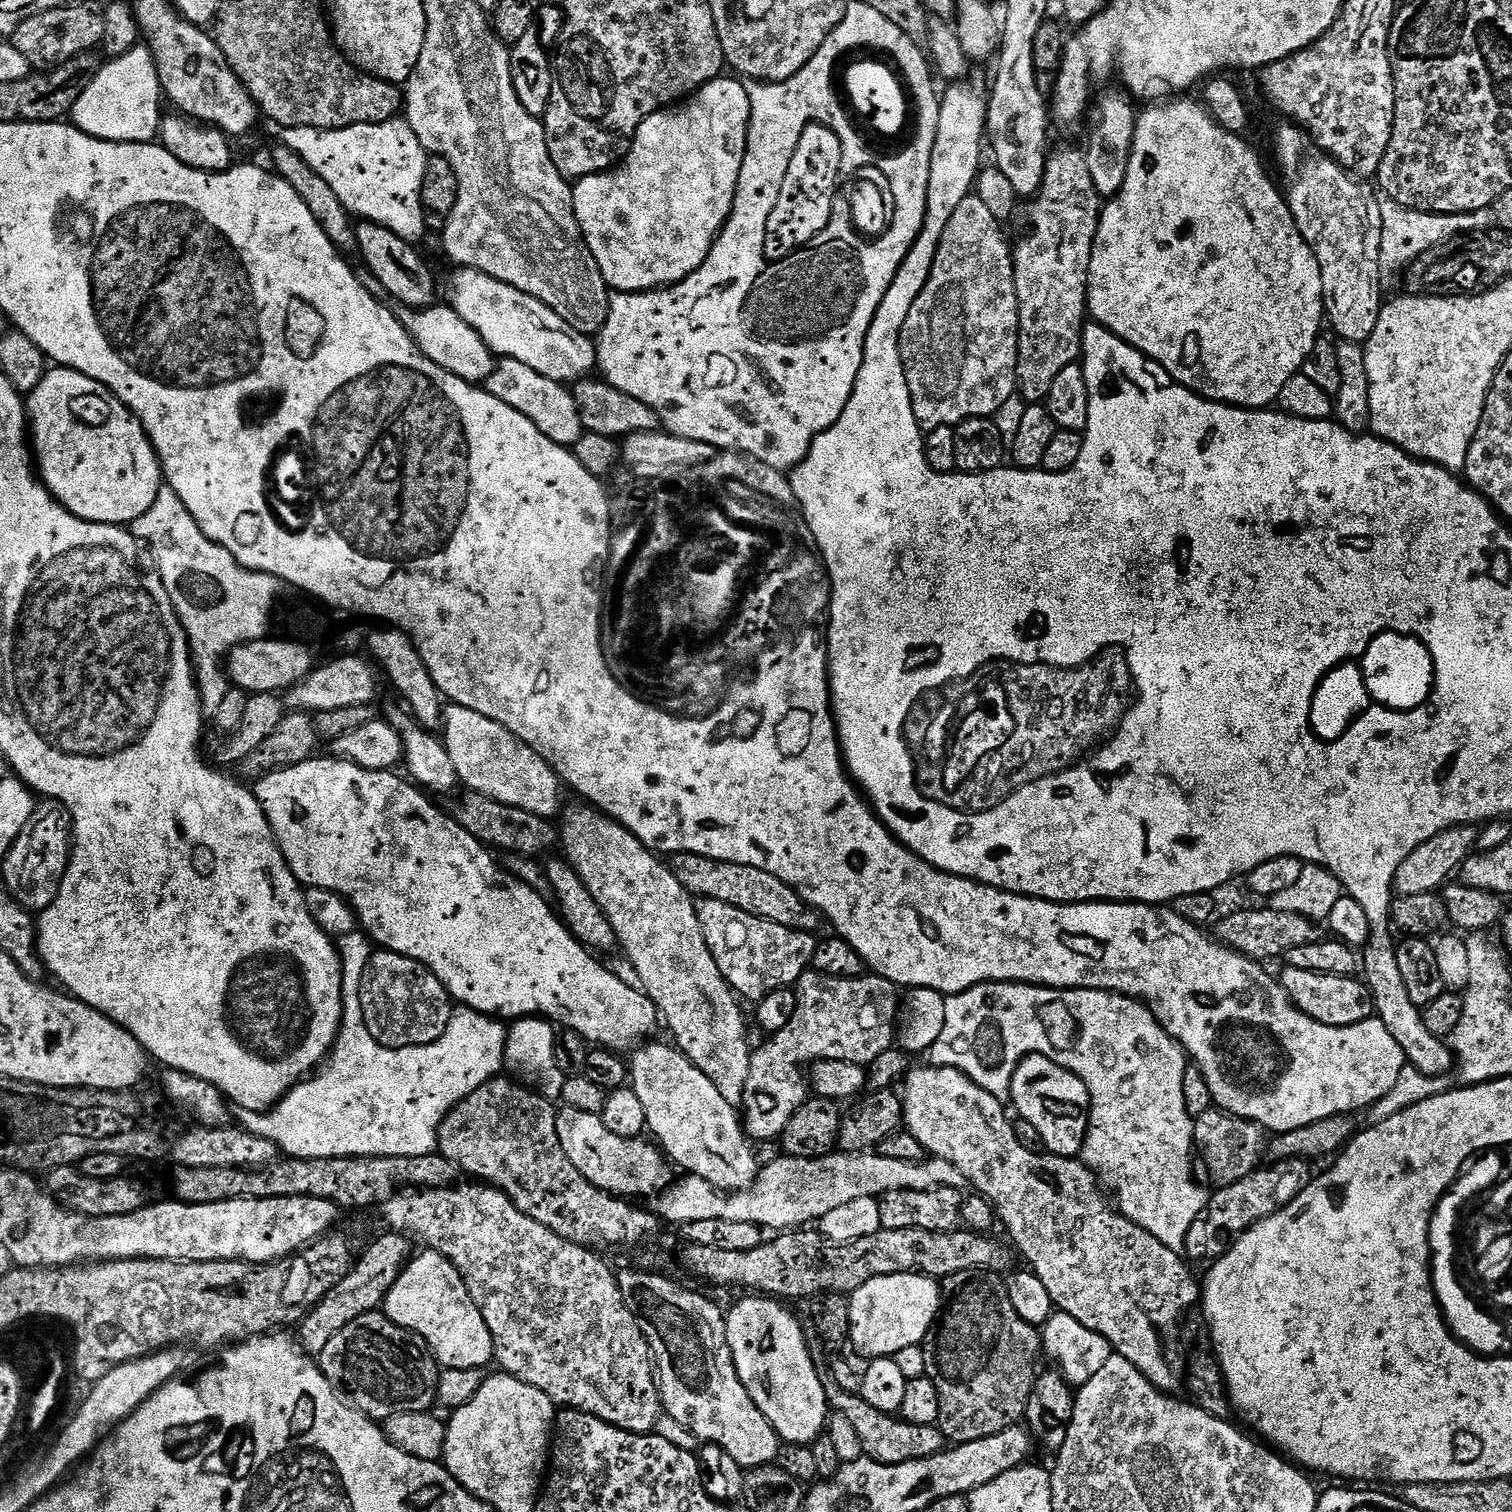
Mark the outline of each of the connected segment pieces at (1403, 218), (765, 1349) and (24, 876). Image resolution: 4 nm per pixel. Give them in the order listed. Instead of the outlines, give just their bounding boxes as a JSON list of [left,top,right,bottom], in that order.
[[1380,196,1496,269],[726,1294,830,1446],[2,802,72,914]]

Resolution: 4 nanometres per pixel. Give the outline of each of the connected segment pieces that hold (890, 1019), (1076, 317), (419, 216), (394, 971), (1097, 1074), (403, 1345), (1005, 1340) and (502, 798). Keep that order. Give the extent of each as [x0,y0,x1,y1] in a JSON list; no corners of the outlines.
[[742,974,902,1141],[1012,148,1102,402],[282,119,429,242],[360,950,454,1048],[926,984,1210,1253],[318,1310,442,1422],[926,1272,1042,1445],[442,703,561,818]]

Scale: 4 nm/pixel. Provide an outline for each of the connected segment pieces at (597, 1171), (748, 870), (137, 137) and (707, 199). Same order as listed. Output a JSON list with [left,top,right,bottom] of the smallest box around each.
[[557,1106,669,1198],[670,852,822,933],[70,46,162,144],[572,79,752,292]]

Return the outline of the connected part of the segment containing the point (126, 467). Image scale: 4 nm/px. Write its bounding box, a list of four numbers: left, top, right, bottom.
[26,366,165,526]

